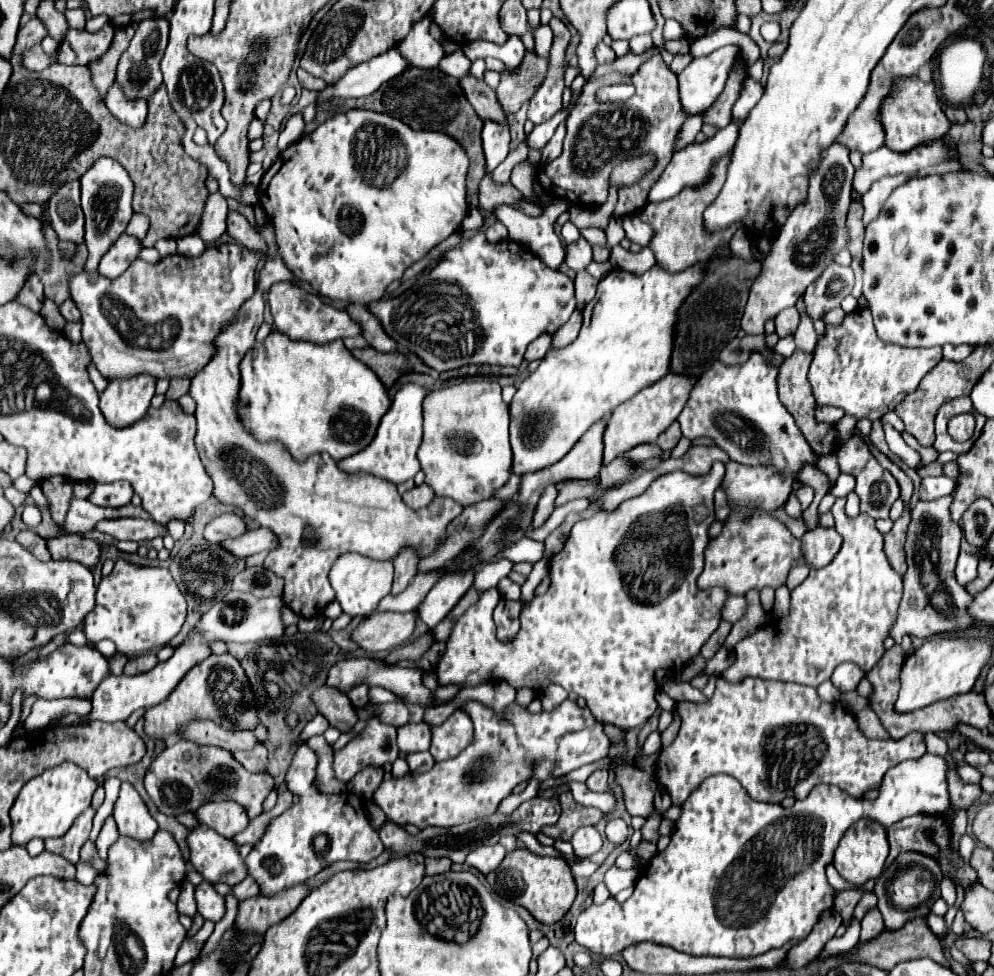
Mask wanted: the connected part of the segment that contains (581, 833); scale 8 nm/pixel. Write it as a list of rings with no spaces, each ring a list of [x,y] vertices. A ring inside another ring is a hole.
[[[583,826],[575,832],[575,836],[571,838],[571,844],[579,858],[589,858],[591,854],[599,852],[599,848],[603,846],[603,838],[593,826]]]

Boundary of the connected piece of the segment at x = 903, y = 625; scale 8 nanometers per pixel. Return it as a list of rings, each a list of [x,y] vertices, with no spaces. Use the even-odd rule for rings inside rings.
[[[943,496],[931,502],[919,500],[911,512],[911,524],[905,542],[909,564],[907,574],[903,576],[905,592],[899,604],[897,622],[891,630],[891,636],[895,638],[897,644],[901,644],[901,638],[905,634],[929,638],[935,634],[959,632],[977,626],[977,620],[969,616],[969,604],[973,602],[973,594],[969,594],[961,584],[957,584],[957,578],[953,576],[963,532],[959,524],[951,520],[949,504],[951,496]]]

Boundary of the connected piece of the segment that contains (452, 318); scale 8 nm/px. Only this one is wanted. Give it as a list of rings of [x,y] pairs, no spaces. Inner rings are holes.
[[[484,233],[471,236],[459,248],[445,252],[443,260],[423,274],[415,286],[405,290],[397,298],[381,298],[367,306],[381,322],[383,330],[403,348],[417,354],[429,368],[437,372],[461,368],[467,364],[499,364],[519,366],[523,362],[525,348],[541,332],[553,334],[563,326],[575,310],[573,280],[563,272],[545,268],[533,252],[513,240],[489,242]]]

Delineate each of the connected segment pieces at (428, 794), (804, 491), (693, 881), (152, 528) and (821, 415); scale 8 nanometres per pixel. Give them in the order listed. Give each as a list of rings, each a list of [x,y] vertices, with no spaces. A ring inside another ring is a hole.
[[[565,700],[553,712],[541,712],[535,716],[517,704],[511,704],[499,716],[491,708],[479,702],[467,702],[461,708],[465,708],[465,712],[469,712],[473,718],[475,724],[473,744],[467,746],[455,760],[437,762],[431,768],[431,772],[423,774],[409,772],[405,778],[391,778],[389,782],[383,782],[373,794],[373,800],[387,814],[389,820],[397,824],[415,824],[419,828],[427,828],[427,826],[457,826],[477,818],[485,818],[497,810],[499,802],[505,796],[509,796],[519,782],[531,780],[533,776],[539,780],[559,778],[575,768],[581,768],[607,756],[609,752],[609,738],[603,732],[603,726],[595,720],[587,707],[581,708],[576,702]]]
[[[799,486],[799,488],[795,488],[793,490],[795,492],[795,496],[797,496],[797,500],[801,502],[801,506],[803,506],[803,510],[811,504],[811,500],[813,500],[813,488],[809,488],[809,486]]]
[[[927,752],[921,760],[901,762],[891,768],[881,782],[881,792],[875,800],[853,798],[847,792],[841,792],[841,788],[821,784],[791,808],[749,798],[733,776],[711,776],[693,792],[693,796],[689,796],[689,800],[685,800],[685,804],[681,804],[681,816],[669,846],[649,860],[633,894],[623,904],[615,898],[607,898],[603,904],[585,908],[575,926],[575,940],[607,958],[643,940],[665,944],[687,954],[729,958],[759,956],[771,948],[781,948],[791,940],[803,940],[819,914],[833,906],[833,888],[825,878],[825,866],[833,860],[833,852],[845,830],[861,818],[869,818],[883,828],[889,828],[889,824],[919,812],[943,814],[951,806],[947,770],[947,760],[943,756]]]
[[[117,518],[117,520],[101,520],[95,524],[95,530],[101,534],[113,536],[113,540],[153,540],[155,536],[163,536],[165,528],[155,524],[153,520],[139,518]]]
[[[817,406],[815,408],[815,416],[817,420],[821,422],[827,422],[827,424],[837,424],[841,418],[843,418],[843,410],[841,408],[833,408],[833,406]]]

